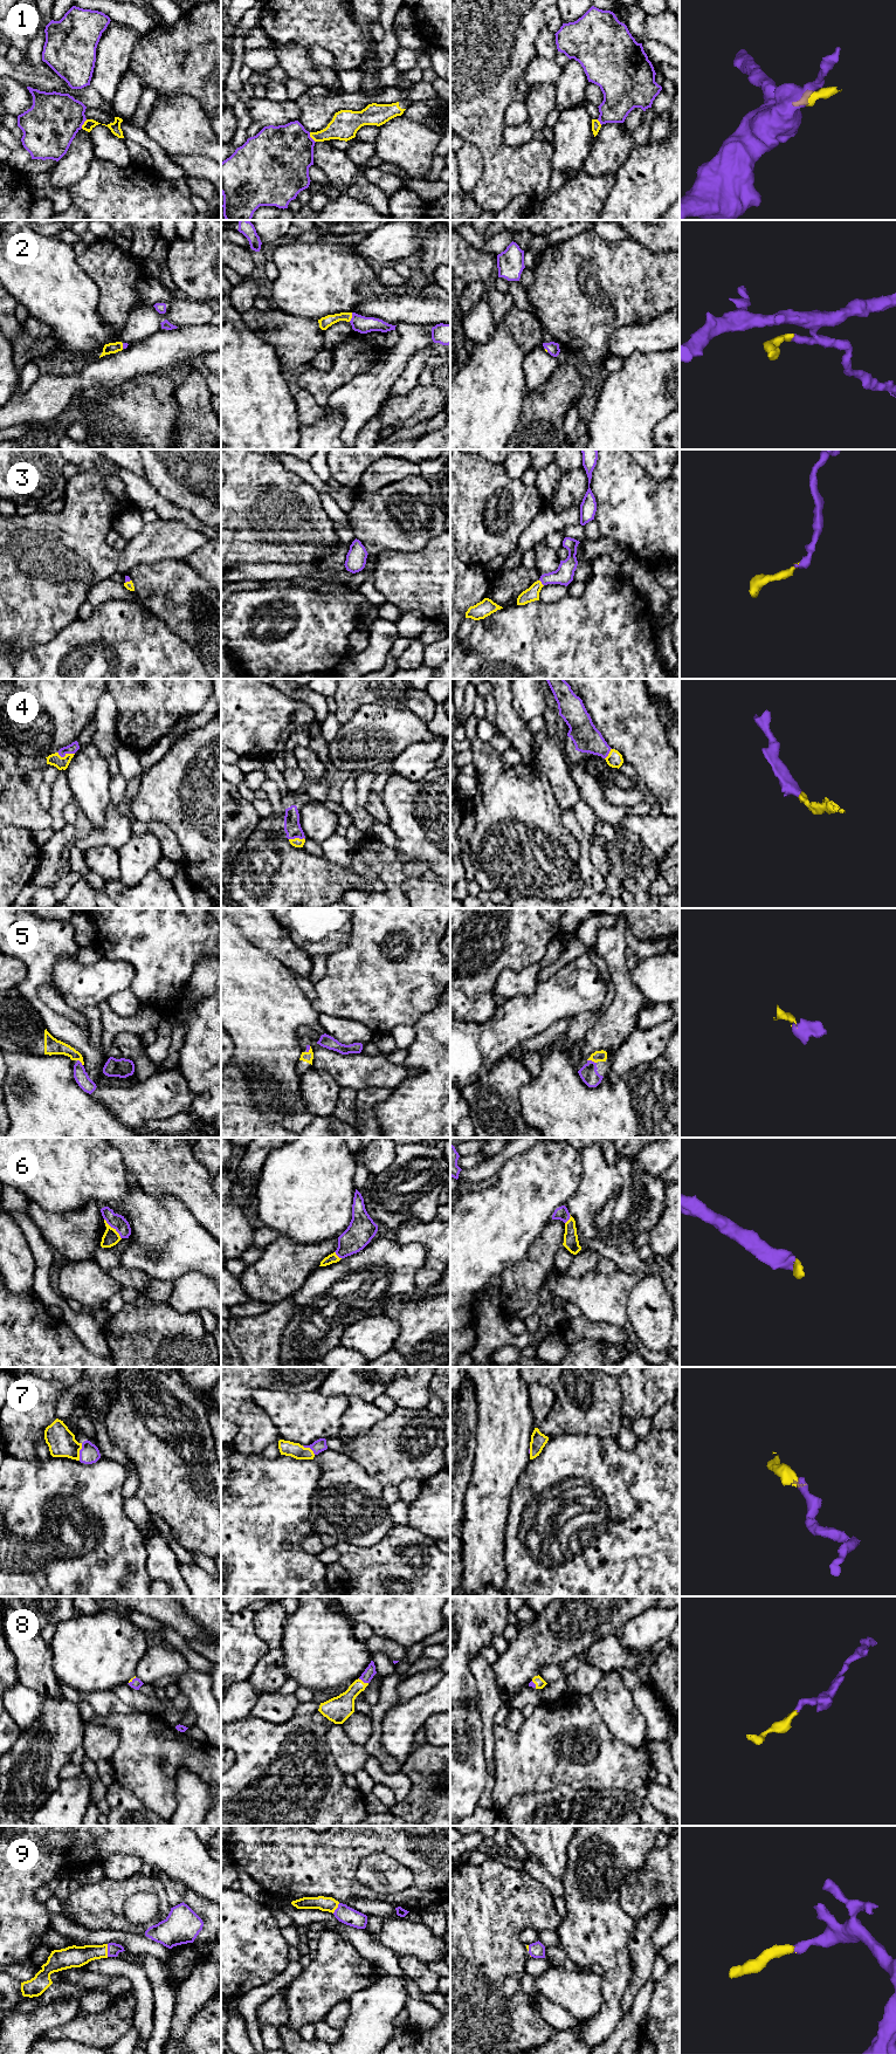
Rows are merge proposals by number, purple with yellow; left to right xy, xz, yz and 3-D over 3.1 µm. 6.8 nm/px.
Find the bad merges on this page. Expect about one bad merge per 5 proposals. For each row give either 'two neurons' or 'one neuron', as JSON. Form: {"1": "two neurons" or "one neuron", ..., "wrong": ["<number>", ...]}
{"1": "two neurons", "2": "one neuron", "3": "one neuron", "4": "one neuron", "5": "one neuron", "6": "one neuron", "7": "one neuron", "8": "one neuron", "9": "one neuron", "wrong": ["1"]}

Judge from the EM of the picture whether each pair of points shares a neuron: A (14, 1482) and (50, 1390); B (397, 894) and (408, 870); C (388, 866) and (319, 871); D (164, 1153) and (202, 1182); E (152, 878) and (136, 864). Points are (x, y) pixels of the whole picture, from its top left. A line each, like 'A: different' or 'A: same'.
A: different
B: same
C: different
D: same
E: different

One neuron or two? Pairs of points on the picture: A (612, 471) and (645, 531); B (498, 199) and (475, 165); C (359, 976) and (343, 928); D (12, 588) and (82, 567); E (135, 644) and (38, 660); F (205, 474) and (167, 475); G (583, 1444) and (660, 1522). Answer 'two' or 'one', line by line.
A: one
B: two
C: two
D: one
E: one
F: one
G: one

